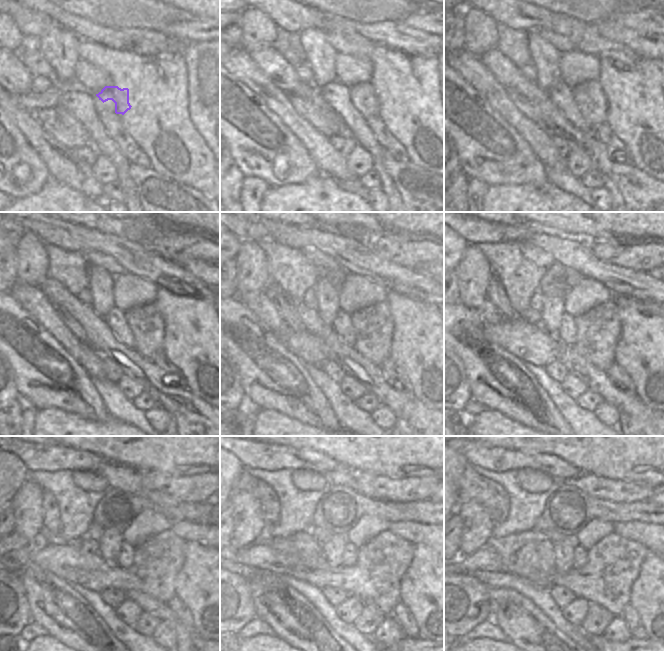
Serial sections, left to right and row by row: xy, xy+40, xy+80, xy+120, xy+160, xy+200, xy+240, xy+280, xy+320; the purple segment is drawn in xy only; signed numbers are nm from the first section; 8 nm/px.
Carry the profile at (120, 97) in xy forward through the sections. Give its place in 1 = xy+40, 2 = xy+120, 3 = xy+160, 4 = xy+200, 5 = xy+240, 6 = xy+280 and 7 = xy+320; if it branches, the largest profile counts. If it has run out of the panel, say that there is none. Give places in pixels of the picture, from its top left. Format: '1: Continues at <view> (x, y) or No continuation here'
1: Continues at xy+40 (337, 91)
2: Continues at xy+120 (121, 329)
3: Continues at xy+160 (344, 329)
4: Continues at xy+200 (567, 333)
5: Continues at xy+240 (125, 559)
6: Continues at xy+280 (350, 552)
7: Continues at xy+320 (580, 554).

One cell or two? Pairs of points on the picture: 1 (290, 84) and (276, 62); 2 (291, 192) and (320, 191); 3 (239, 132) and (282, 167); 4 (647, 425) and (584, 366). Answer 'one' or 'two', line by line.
1: one
2: one
3: one
4: one

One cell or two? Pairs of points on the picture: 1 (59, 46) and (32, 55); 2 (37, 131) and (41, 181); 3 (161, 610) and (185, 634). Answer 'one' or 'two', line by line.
1: two
2: two
3: one

